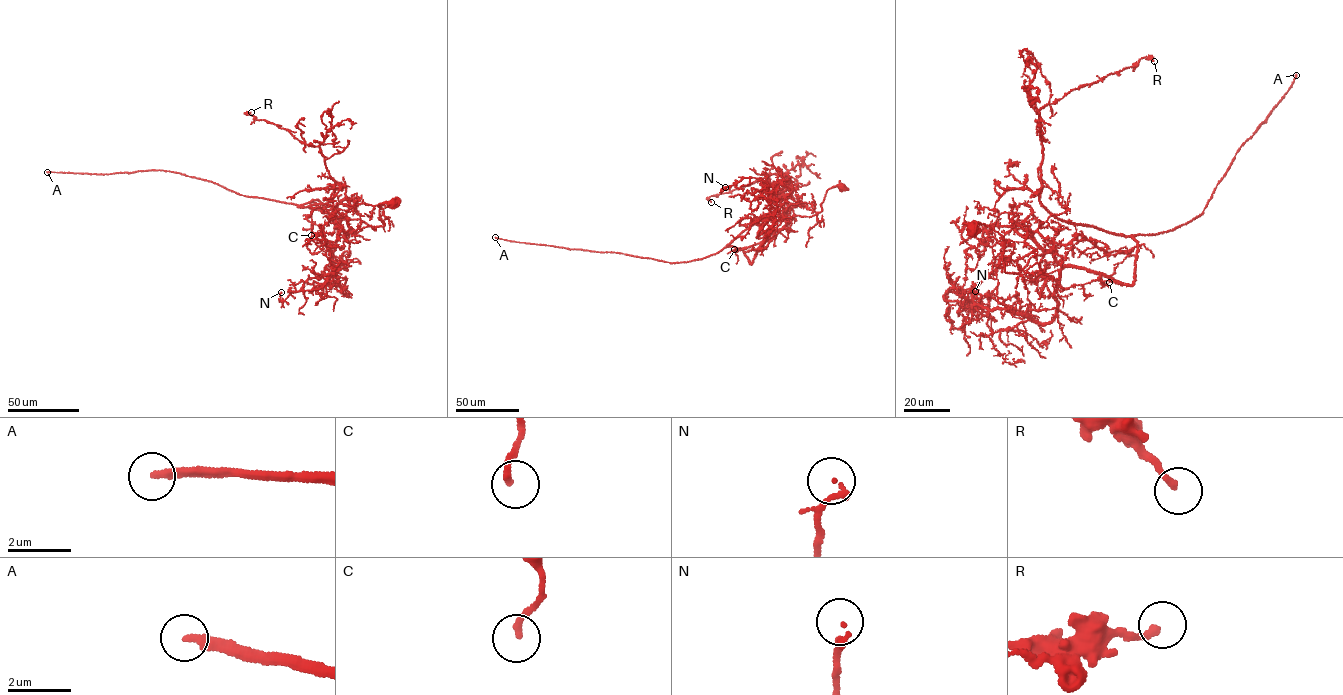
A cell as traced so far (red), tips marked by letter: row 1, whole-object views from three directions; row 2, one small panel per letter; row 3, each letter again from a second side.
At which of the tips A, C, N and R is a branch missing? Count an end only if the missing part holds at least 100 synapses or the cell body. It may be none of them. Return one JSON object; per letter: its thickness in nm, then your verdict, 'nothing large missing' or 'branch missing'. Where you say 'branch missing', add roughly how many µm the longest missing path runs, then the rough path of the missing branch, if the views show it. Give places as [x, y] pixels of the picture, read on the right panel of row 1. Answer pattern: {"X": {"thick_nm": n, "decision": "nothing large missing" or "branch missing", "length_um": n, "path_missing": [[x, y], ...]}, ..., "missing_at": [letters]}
{"A": {"thick_nm": 240, "decision": "branch missing", "length_um": 200}, "C": {"thick_nm": 190, "decision": "nothing large missing"}, "N": {"thick_nm": 170, "decision": "nothing large missing"}, "R": {"thick_nm": 200, "decision": "nothing large missing"}, "missing_at": ["A"]}

